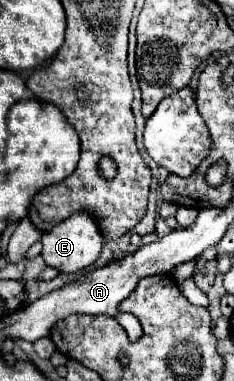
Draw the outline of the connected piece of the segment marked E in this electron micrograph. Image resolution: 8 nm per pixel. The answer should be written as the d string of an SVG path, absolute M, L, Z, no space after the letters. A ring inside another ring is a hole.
M78 212L78 214L70 216L68 220L60 222L58 226L54 226L50 232L44 232L40 242L42 242L44 262L62 274L72 274L72 272L80 272L80 270L88 268L90 264L94 264L98 260L104 240L102 240L102 234L100 234L100 228L98 228L94 216L86 214L86 212Z

